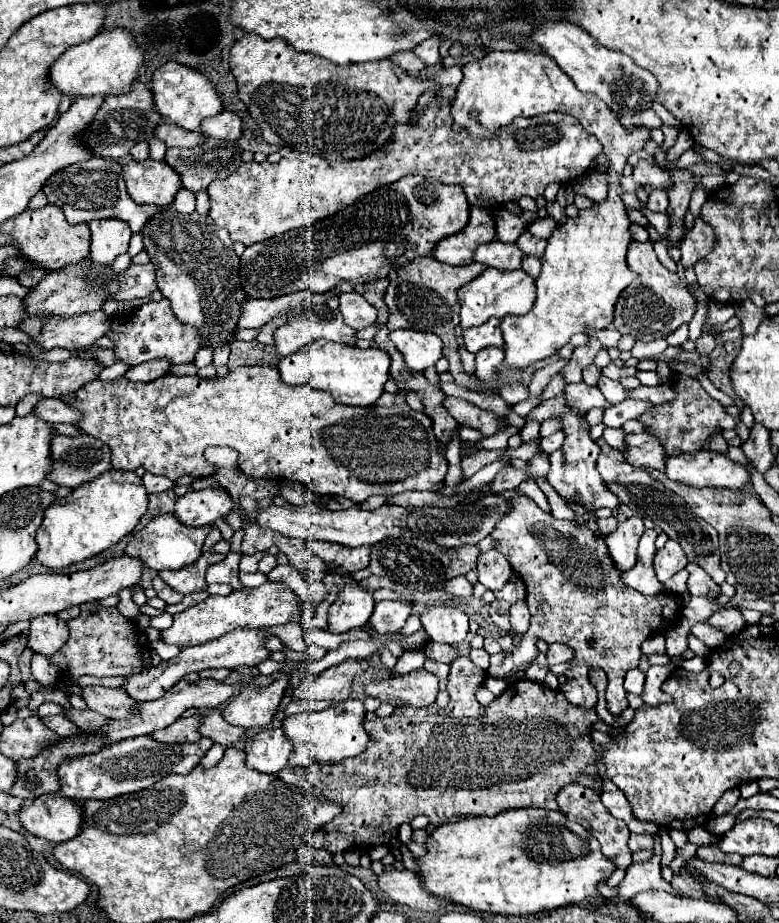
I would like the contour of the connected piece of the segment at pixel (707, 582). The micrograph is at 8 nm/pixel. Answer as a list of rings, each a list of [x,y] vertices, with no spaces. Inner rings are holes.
[[[687,565],[687,571],[689,571],[689,581],[687,581],[687,587],[689,587],[689,593],[691,595],[701,595],[701,597],[707,597],[711,601],[717,601],[717,597],[721,595],[721,587],[697,565]]]

